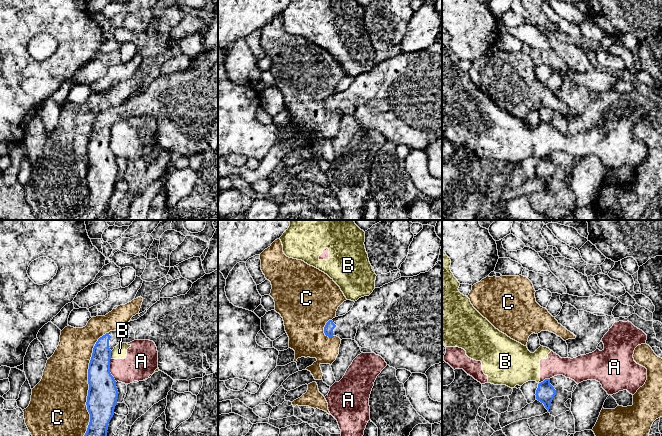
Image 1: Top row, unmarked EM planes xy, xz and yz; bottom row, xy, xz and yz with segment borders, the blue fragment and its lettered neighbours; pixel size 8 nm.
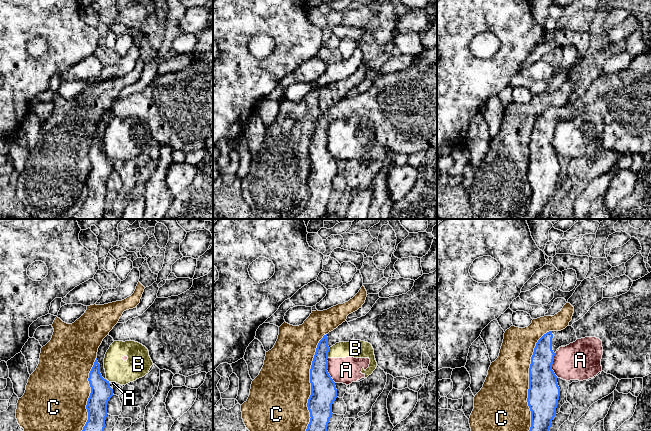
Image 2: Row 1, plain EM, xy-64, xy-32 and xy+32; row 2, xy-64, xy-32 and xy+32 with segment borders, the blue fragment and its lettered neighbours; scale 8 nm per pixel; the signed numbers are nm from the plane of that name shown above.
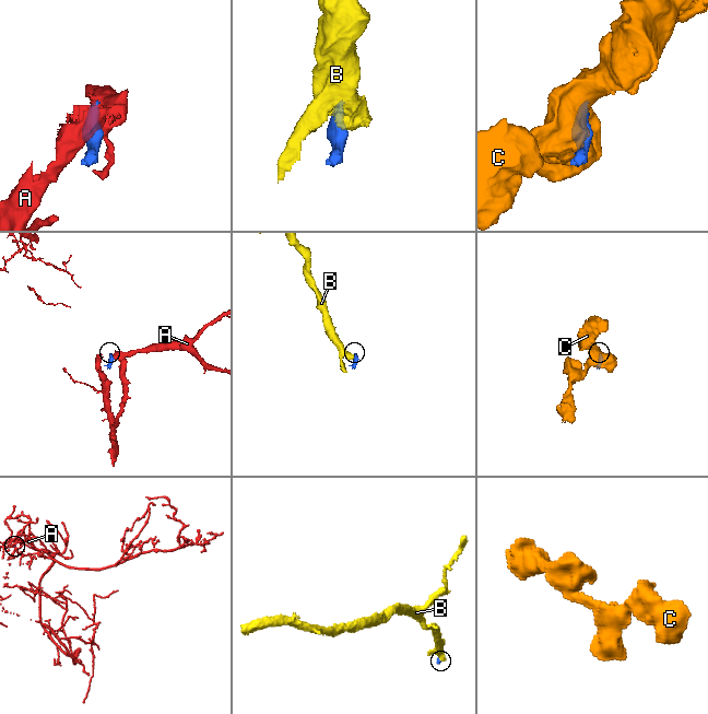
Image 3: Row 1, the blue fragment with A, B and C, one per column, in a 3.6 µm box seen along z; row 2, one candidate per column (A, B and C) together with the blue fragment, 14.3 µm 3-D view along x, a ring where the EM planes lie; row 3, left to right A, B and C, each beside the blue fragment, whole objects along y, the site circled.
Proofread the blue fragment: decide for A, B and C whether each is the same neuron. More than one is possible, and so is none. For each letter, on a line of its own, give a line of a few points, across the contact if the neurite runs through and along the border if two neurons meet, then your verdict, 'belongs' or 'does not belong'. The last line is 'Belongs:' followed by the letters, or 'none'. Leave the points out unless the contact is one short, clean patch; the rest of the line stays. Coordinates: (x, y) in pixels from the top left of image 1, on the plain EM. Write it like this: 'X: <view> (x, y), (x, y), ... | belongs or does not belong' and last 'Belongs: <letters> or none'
A: xy (110, 134), (110, 150), (116, 157) | does not belong
B: xy (110, 127), (111, 134) | does not belong
C: does not belong
Belongs: none

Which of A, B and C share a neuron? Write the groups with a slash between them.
A B / C

